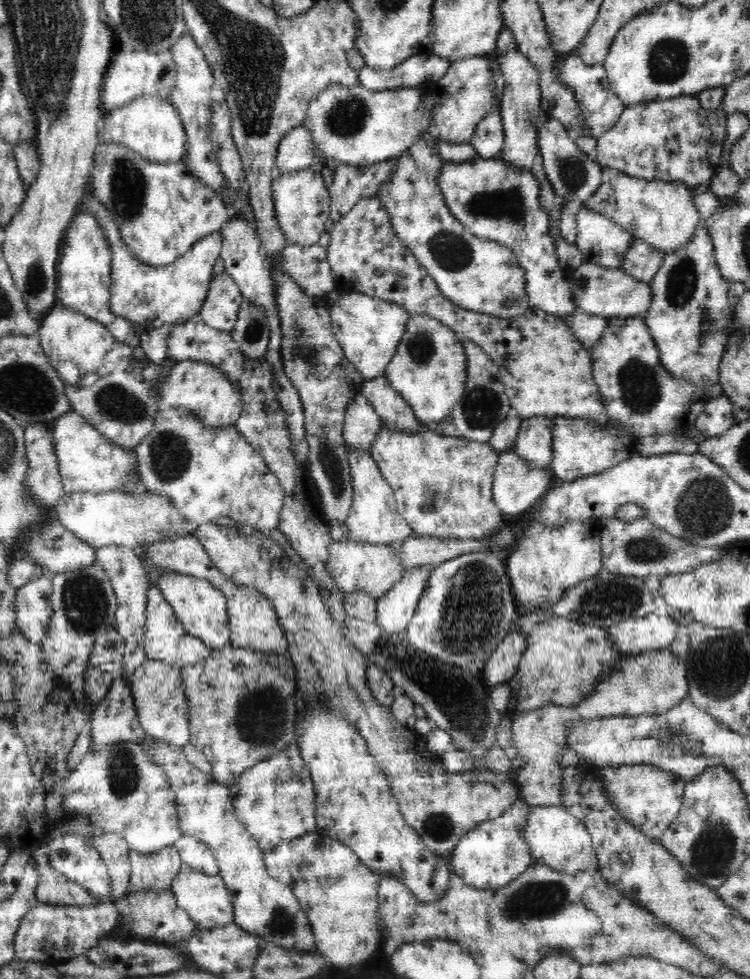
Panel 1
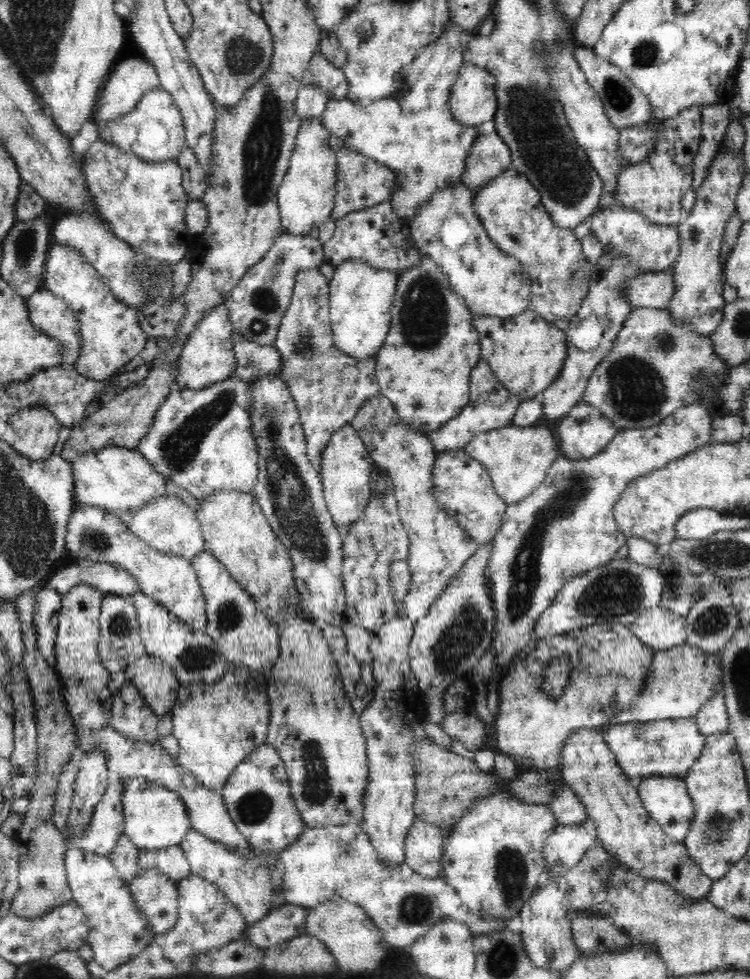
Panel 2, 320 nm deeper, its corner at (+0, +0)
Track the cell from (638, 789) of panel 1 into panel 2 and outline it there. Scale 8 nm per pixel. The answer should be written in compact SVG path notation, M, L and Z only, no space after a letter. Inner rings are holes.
M650 776L641 780L638 787L640 798L649 817L662 827L669 838L678 843L683 843L690 830L691 820L695 813L695 806L690 793L687 791L684 777Z

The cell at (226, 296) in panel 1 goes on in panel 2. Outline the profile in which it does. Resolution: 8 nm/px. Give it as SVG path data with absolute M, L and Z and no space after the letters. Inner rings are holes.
M236 332L232 340L237 360L236 377L254 382L262 377L271 377L281 372L282 355L275 345L263 346L250 342Z

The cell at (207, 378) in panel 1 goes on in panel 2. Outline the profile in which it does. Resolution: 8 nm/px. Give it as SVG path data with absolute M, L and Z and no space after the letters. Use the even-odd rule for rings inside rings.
M224 303L216 304L210 310L206 310L204 316L200 318L200 322L196 322L194 330L188 334L182 352L180 352L177 387L200 390L235 375L237 360L233 349L233 334L229 310Z

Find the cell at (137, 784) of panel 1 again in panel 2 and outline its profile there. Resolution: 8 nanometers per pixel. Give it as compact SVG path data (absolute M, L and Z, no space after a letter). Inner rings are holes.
M126 779L123 792L125 835L141 850L155 851L179 845L192 829L189 812L180 795L146 779Z

